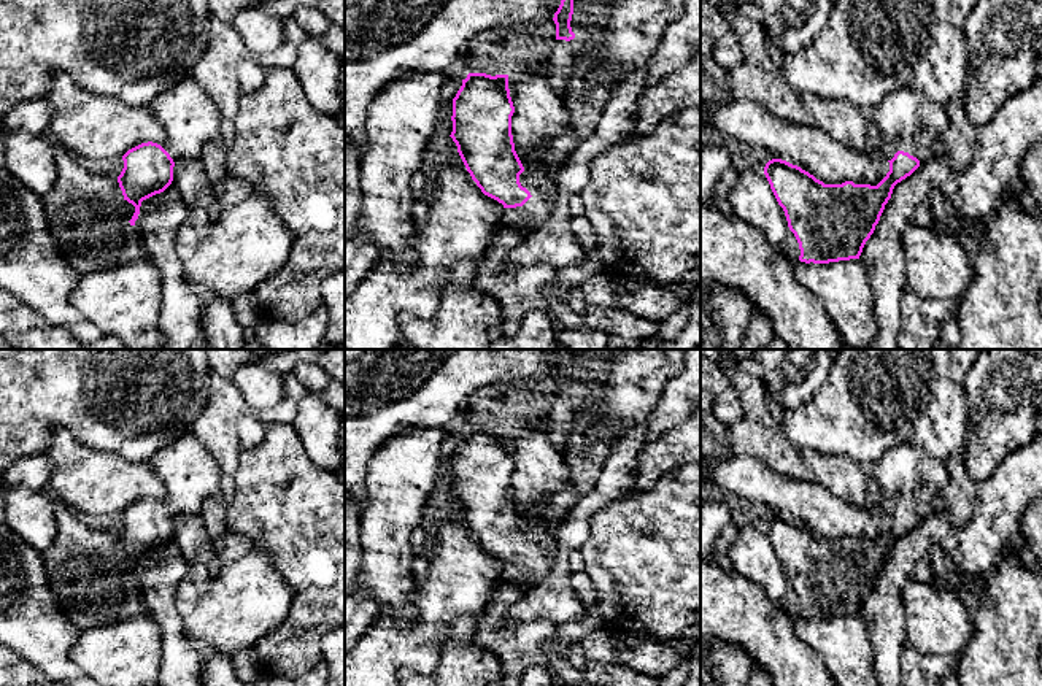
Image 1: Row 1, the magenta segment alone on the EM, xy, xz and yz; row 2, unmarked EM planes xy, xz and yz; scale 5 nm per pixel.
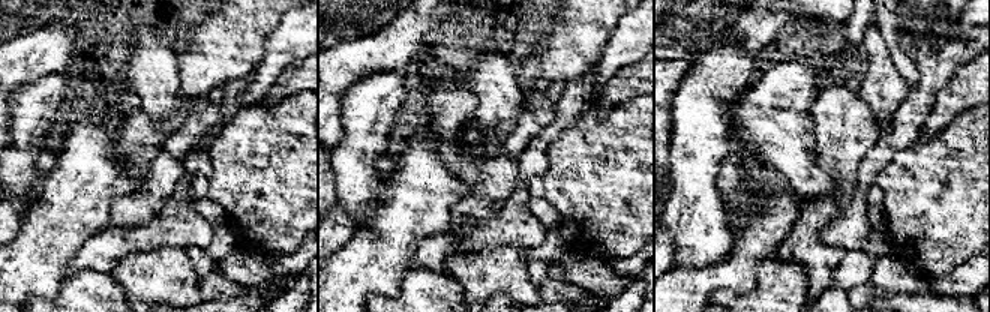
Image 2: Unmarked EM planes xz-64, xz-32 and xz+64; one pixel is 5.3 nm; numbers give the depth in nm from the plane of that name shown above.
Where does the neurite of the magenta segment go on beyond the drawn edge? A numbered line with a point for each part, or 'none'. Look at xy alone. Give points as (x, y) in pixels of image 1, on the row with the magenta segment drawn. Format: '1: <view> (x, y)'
1: xy (189, 118)

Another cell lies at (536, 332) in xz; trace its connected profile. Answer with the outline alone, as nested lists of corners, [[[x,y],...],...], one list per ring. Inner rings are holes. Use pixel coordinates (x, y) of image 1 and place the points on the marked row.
[[[543,311],[529,313],[513,337],[502,337],[489,349],[554,349],[554,330]]]

